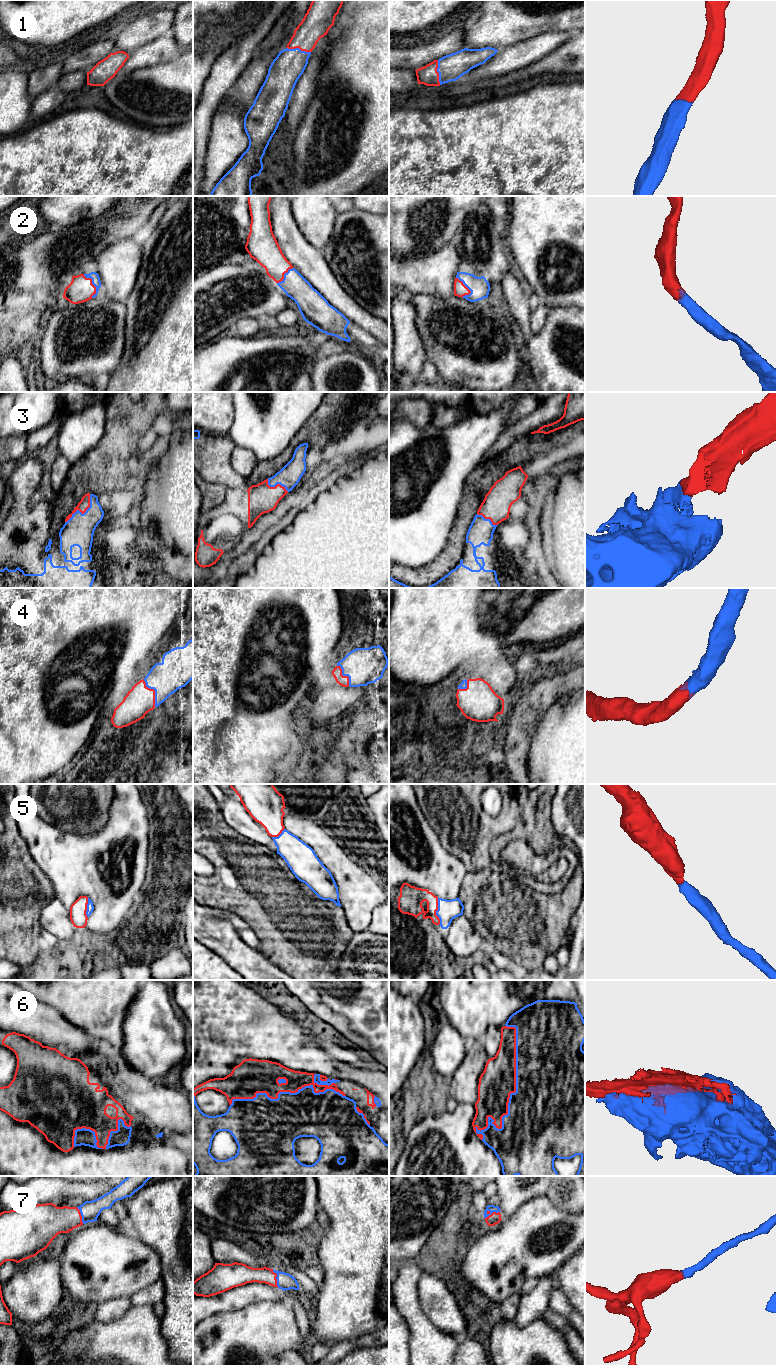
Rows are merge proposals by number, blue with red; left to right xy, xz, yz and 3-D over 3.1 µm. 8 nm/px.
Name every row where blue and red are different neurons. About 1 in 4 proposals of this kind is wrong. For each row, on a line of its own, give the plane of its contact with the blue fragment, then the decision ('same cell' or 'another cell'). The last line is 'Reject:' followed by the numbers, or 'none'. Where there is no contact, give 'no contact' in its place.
1: meets blue in xz; same cell
2: meets blue in xy; same cell
3: meets blue in xy; same cell
4: meets blue in xy; same cell
5: meets blue in yz; same cell
6: meets blue in yz; same cell
7: meets blue in yz; same cell
Reject: none

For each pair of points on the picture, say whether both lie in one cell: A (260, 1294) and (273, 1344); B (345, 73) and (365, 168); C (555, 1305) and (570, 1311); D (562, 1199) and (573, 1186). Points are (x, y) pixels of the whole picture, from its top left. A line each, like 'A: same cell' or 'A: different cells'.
A: different cells
B: same cell
C: same cell
D: same cell

